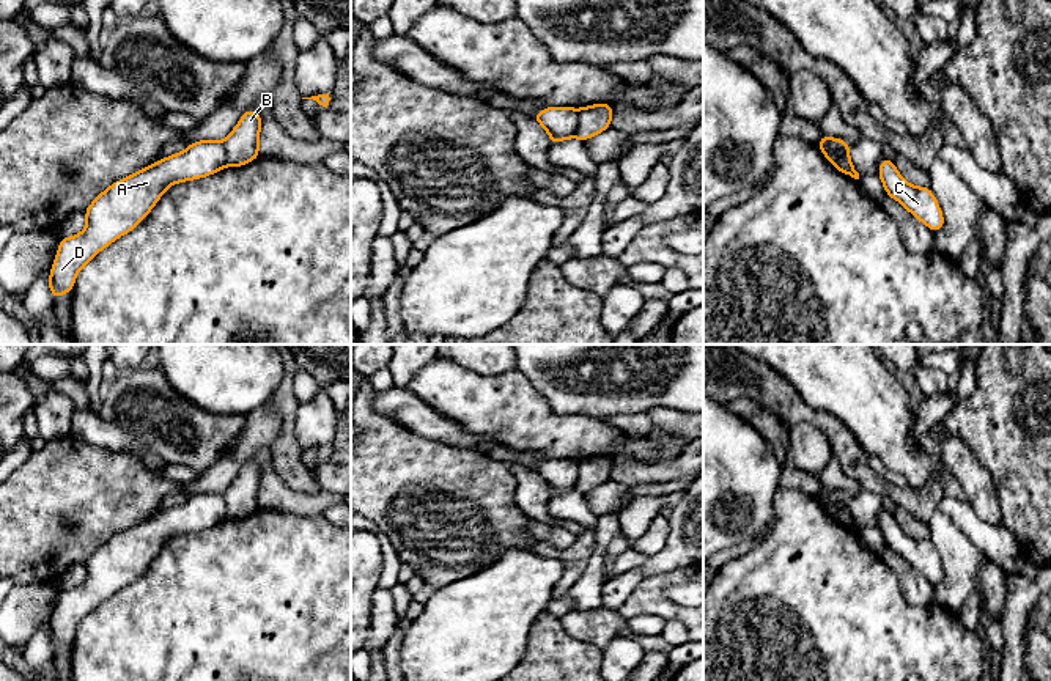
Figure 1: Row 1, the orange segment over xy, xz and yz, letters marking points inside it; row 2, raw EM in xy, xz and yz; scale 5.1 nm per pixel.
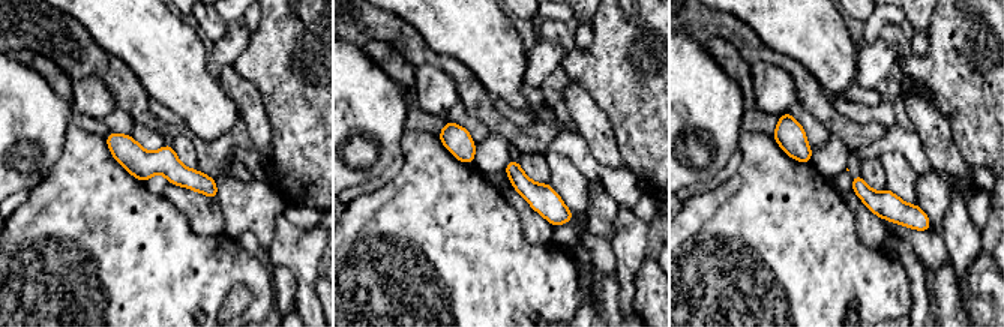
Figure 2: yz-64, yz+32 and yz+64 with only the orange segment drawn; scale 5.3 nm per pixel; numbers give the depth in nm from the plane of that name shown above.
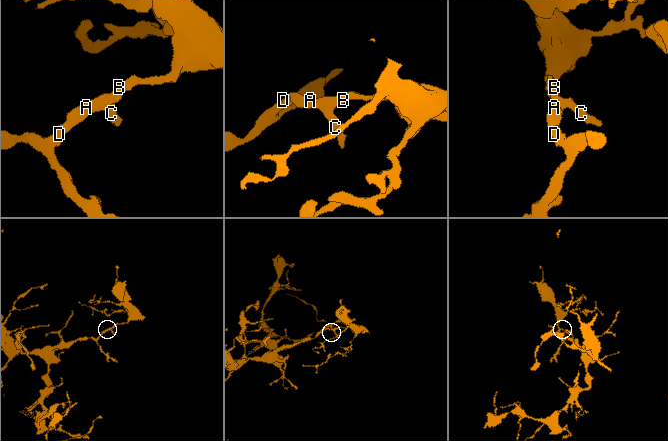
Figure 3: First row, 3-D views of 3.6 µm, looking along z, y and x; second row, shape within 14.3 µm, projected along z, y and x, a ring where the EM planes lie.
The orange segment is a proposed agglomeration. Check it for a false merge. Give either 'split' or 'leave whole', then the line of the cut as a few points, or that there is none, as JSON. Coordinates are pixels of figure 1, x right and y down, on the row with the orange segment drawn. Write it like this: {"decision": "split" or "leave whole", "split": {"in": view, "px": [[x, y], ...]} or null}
{"decision": "split", "split": {"in": "yz", "px": [[822, 148], [829, 148], [848, 161]]}}

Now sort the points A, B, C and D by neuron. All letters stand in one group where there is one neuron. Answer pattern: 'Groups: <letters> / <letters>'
Groups: A C D / B

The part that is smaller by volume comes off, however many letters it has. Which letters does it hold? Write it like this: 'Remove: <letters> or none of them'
Remove: B

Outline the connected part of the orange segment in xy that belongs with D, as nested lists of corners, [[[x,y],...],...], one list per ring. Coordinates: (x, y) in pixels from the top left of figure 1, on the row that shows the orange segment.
[[[194,142],[186,151],[157,160],[140,171],[113,182],[107,190],[99,193],[85,209],[87,228],[77,236],[60,239],[60,248],[49,277],[53,300],[58,296],[72,291],[77,272],[104,247],[134,230],[171,184],[209,176],[222,170],[225,165],[227,151],[222,142]]]

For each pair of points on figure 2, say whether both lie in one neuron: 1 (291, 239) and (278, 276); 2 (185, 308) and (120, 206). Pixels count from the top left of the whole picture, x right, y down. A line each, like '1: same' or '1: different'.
1: different
2: same

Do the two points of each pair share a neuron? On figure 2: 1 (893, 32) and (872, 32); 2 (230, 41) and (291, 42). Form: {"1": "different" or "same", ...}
{"1": "different", "2": "different"}

